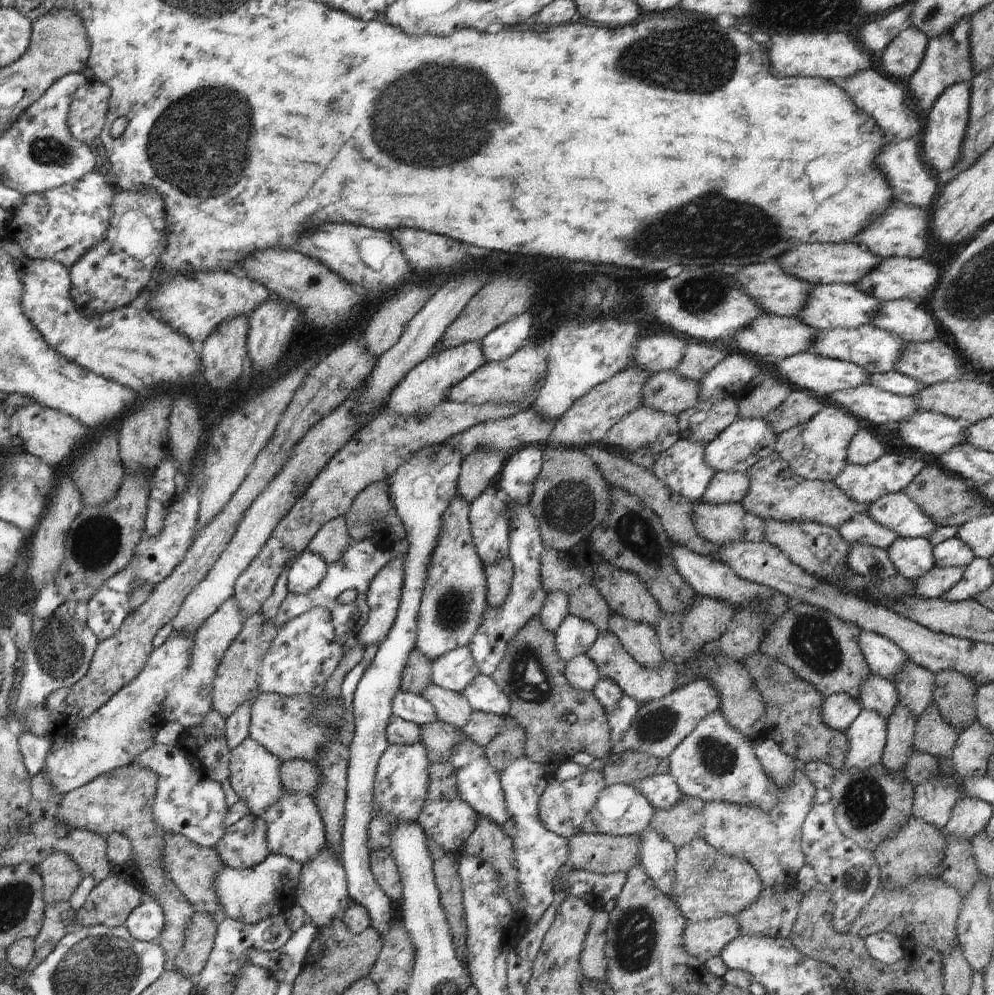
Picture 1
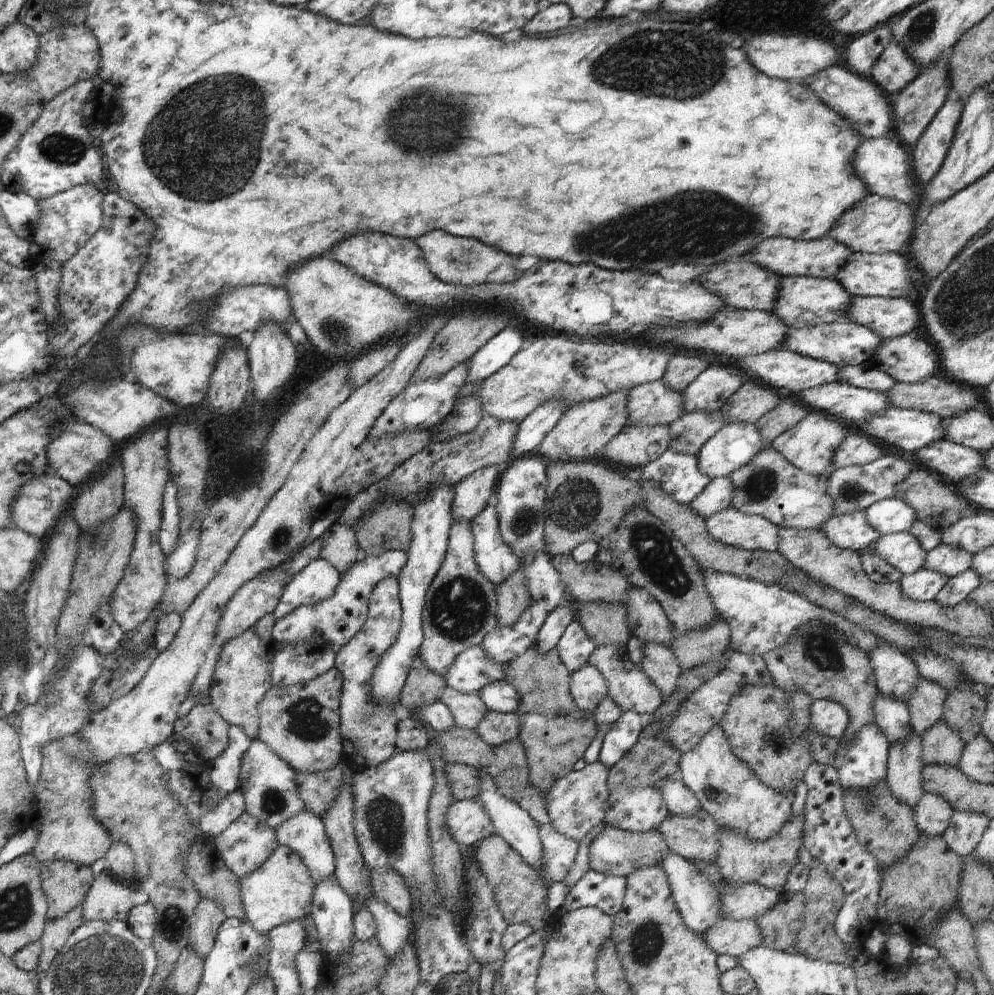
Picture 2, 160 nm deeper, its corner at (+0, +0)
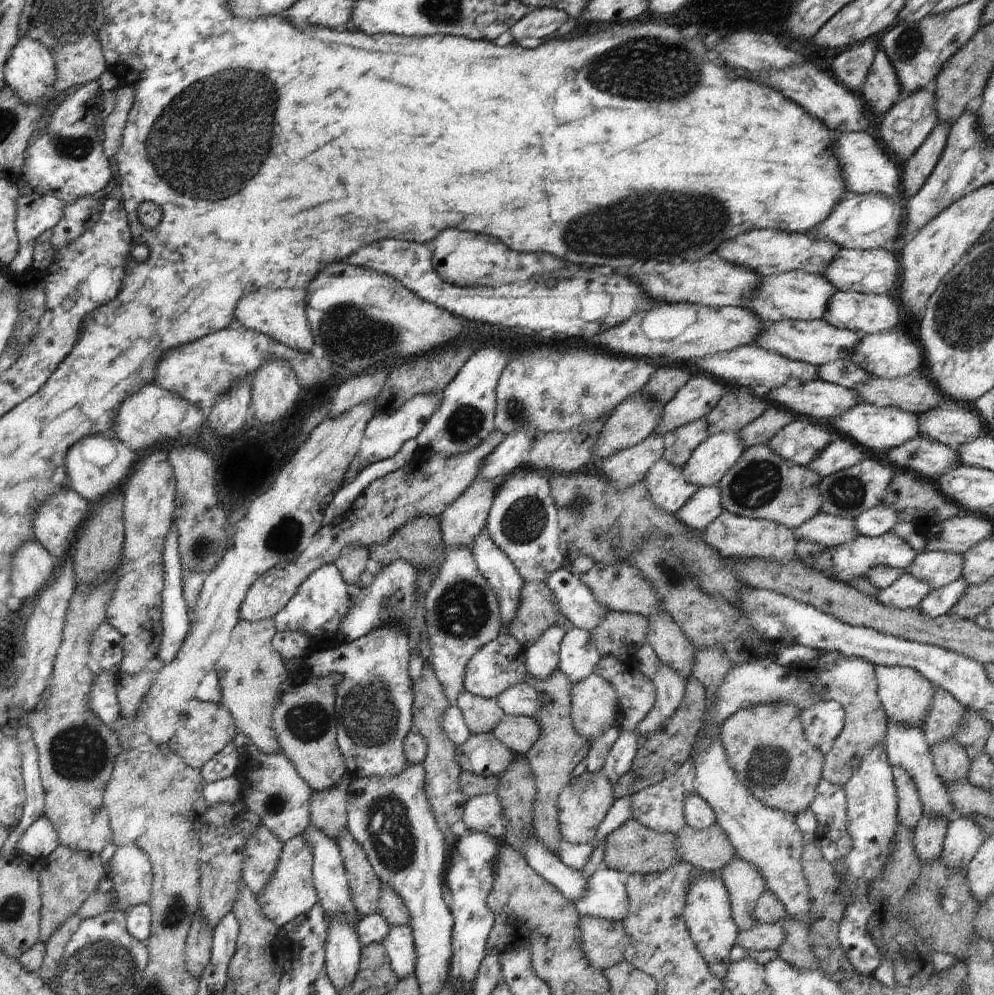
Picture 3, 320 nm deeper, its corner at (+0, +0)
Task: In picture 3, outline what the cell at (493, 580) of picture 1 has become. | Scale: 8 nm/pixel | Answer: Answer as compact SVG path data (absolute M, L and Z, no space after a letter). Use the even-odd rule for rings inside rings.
M523 583L519 597L515 619L506 632L524 648L536 642L552 625L560 625L566 633L574 628L555 605L554 593L546 583Z

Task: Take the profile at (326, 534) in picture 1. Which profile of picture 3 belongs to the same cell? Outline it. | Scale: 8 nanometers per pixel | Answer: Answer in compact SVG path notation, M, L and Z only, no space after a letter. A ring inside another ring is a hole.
M348 547L335 560L346 584L361 585L368 578L366 560L370 558L368 547Z

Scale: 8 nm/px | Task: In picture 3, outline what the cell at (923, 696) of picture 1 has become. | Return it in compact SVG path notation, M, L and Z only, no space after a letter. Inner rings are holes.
M938 687L931 700L931 707L923 722L923 733L928 746L955 738L959 724L963 723L965 707L947 690Z

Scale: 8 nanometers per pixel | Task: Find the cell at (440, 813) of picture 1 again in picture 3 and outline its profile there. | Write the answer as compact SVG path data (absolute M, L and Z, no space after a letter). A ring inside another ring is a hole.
M496 793L471 797L463 808L463 821L468 829L483 832L502 841L506 819Z

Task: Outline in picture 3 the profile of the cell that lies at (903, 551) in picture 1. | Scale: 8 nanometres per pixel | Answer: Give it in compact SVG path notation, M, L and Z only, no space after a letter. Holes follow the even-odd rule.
M894 533L883 534L879 537L858 535L853 541L844 542L839 547L825 547L823 553L818 553L817 557L806 559L802 564L817 570L819 573L824 573L828 578L848 583L853 579L853 576L856 579L866 577L867 572L873 566L884 565L904 570L913 563L916 555L917 552Z

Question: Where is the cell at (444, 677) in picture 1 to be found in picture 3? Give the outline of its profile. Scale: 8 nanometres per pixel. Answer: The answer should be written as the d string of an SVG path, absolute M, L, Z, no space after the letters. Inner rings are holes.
M501 632L468 661L463 682L465 690L479 697L495 699L512 685L522 683L526 678L524 650L512 635Z

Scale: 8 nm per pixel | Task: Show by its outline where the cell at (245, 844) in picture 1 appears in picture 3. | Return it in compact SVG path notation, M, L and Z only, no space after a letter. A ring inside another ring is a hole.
M264 825L255 827L245 846L242 882L256 895L274 876L283 842L280 842Z

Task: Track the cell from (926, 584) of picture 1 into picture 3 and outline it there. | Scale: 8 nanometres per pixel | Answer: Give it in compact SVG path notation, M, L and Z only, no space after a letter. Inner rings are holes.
M903 573L894 584L879 590L874 597L880 604L899 609L913 609L919 606L931 591L930 585L914 575Z

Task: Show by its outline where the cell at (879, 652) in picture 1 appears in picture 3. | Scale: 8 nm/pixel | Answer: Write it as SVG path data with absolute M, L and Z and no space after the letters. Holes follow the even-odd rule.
M874 665L874 670L878 696L888 720L893 723L922 729L923 722L931 707L932 697L938 686L930 682L925 676L922 676L918 670L908 667Z

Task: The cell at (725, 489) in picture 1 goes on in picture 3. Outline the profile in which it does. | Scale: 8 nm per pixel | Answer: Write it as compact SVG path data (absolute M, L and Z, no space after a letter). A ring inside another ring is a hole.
M714 485L699 488L674 515L687 528L702 532L722 511L720 489Z

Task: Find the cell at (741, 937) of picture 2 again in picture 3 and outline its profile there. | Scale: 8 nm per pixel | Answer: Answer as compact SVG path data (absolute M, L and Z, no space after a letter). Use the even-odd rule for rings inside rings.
M756 923L752 928L739 931L737 942L745 952L777 950L785 939L783 924Z

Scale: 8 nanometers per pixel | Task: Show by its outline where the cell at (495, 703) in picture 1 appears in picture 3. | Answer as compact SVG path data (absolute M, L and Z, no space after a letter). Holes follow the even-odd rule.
M518 683L507 688L496 698L506 715L535 717L543 707L545 696L528 683Z

